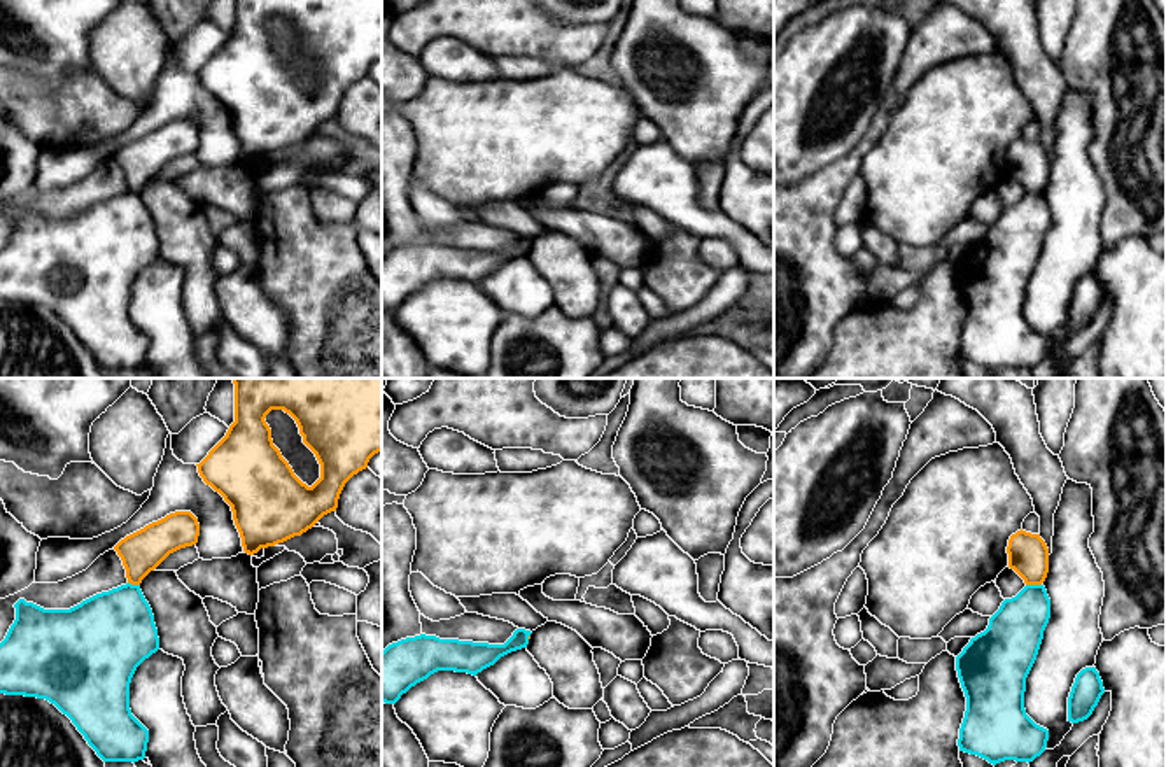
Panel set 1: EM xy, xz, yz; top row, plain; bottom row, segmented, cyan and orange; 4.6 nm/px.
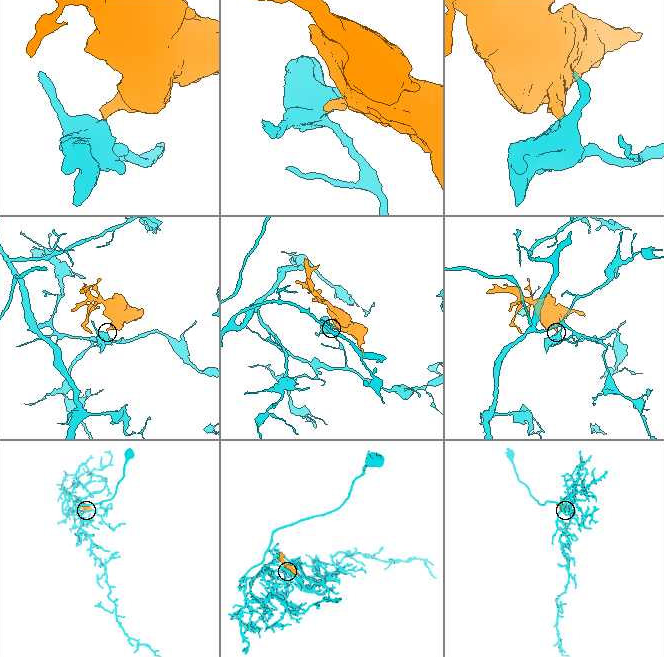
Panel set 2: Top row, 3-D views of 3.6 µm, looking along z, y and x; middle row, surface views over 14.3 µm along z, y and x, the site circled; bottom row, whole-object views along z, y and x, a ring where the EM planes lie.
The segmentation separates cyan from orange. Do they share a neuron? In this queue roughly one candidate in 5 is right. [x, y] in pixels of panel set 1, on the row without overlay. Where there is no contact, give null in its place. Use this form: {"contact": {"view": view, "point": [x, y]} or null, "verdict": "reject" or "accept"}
{"contact": {"view": "yz", "point": [1033, 193]}, "verdict": "reject"}

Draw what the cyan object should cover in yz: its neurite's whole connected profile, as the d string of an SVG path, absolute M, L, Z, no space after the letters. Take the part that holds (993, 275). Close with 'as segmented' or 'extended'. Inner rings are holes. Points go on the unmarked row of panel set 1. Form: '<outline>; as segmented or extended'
M1026 193L1015 205L1001 210L987 236L972 245L956 264L958 285L966 305L959 359L977 362L993 373L1005 368L1029 371L1045 359L1049 338L1026 322L1024 299L1049 226L1050 207L1045 194Z; as segmented

